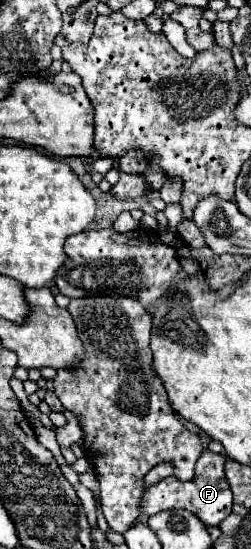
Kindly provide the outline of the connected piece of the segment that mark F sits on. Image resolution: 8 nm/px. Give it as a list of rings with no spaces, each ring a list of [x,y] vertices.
[[[204,450],[200,460],[196,462],[196,474],[192,480],[182,482],[170,476],[144,490],[144,496],[140,502],[140,516],[152,516],[160,510],[170,510],[170,508],[186,508],[192,514],[196,514],[206,526],[218,526],[232,510],[232,490],[224,476],[224,462],[226,458],[222,454]]]

